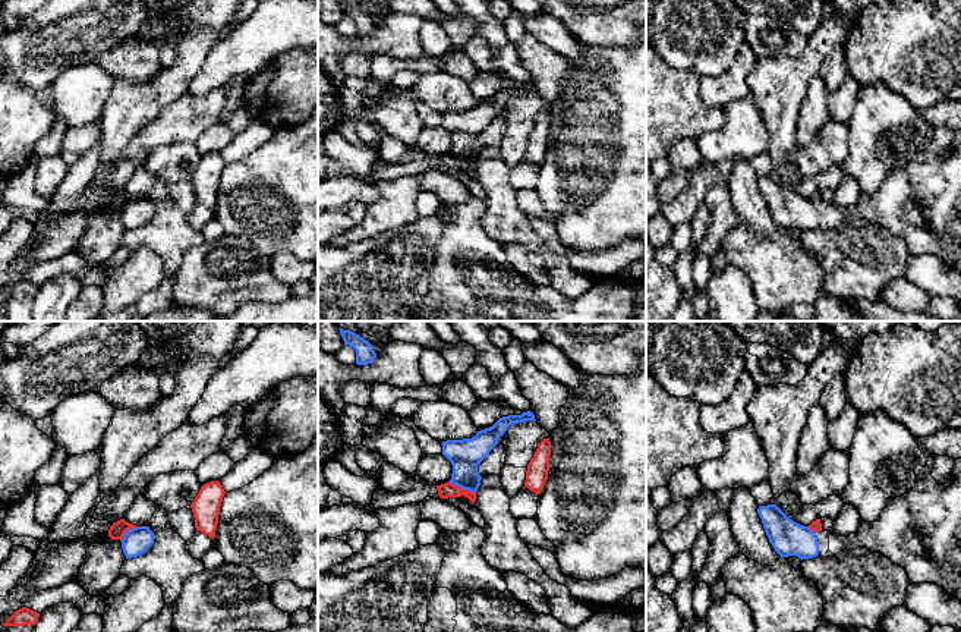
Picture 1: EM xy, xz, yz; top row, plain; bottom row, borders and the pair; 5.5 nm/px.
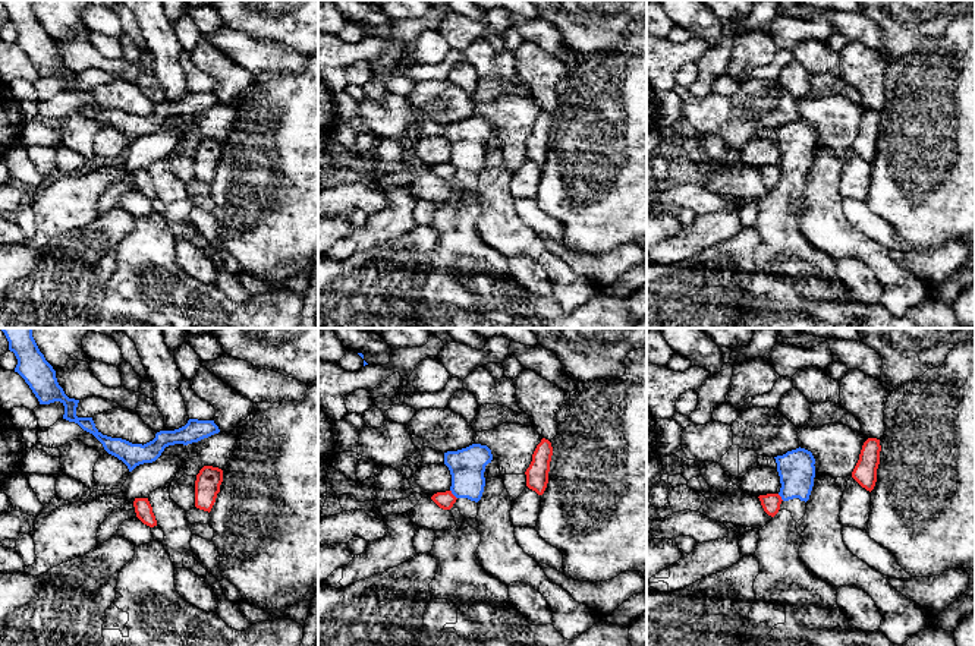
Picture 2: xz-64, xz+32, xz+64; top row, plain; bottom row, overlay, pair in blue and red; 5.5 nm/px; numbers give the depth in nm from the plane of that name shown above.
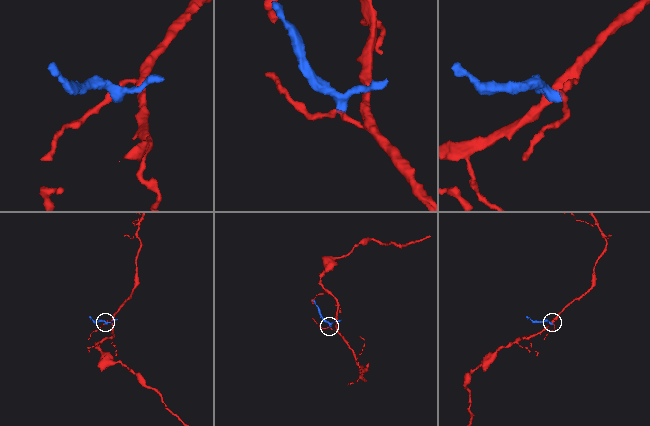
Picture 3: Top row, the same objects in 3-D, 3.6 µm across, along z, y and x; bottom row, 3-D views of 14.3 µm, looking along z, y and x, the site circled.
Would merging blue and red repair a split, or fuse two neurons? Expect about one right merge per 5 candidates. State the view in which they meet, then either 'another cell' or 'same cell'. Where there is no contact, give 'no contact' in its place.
contact in xz; another cell

